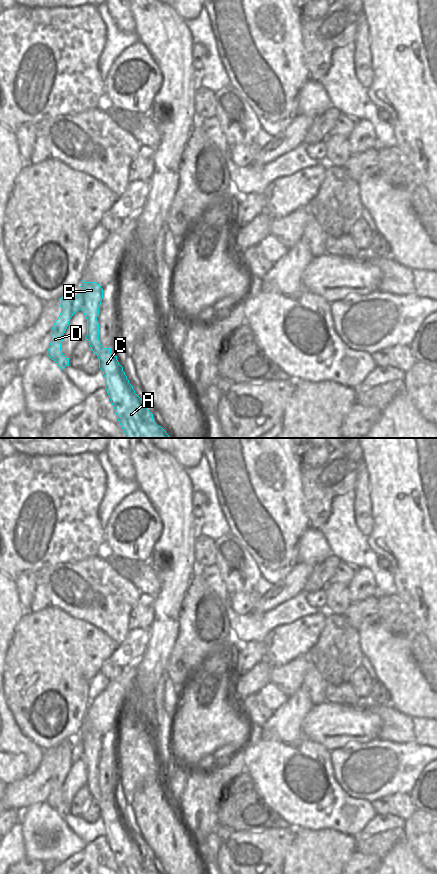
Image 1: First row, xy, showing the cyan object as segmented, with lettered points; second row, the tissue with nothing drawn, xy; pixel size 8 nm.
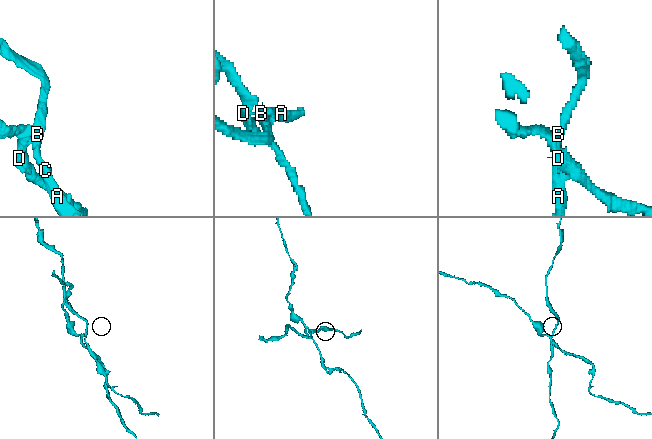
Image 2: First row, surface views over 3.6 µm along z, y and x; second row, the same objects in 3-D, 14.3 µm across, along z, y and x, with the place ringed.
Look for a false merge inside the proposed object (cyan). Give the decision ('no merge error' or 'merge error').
merge error

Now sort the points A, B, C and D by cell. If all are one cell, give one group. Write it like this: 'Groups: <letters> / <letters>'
Groups: A B C / D

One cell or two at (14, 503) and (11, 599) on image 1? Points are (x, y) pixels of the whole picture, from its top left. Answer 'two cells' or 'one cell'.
two cells

